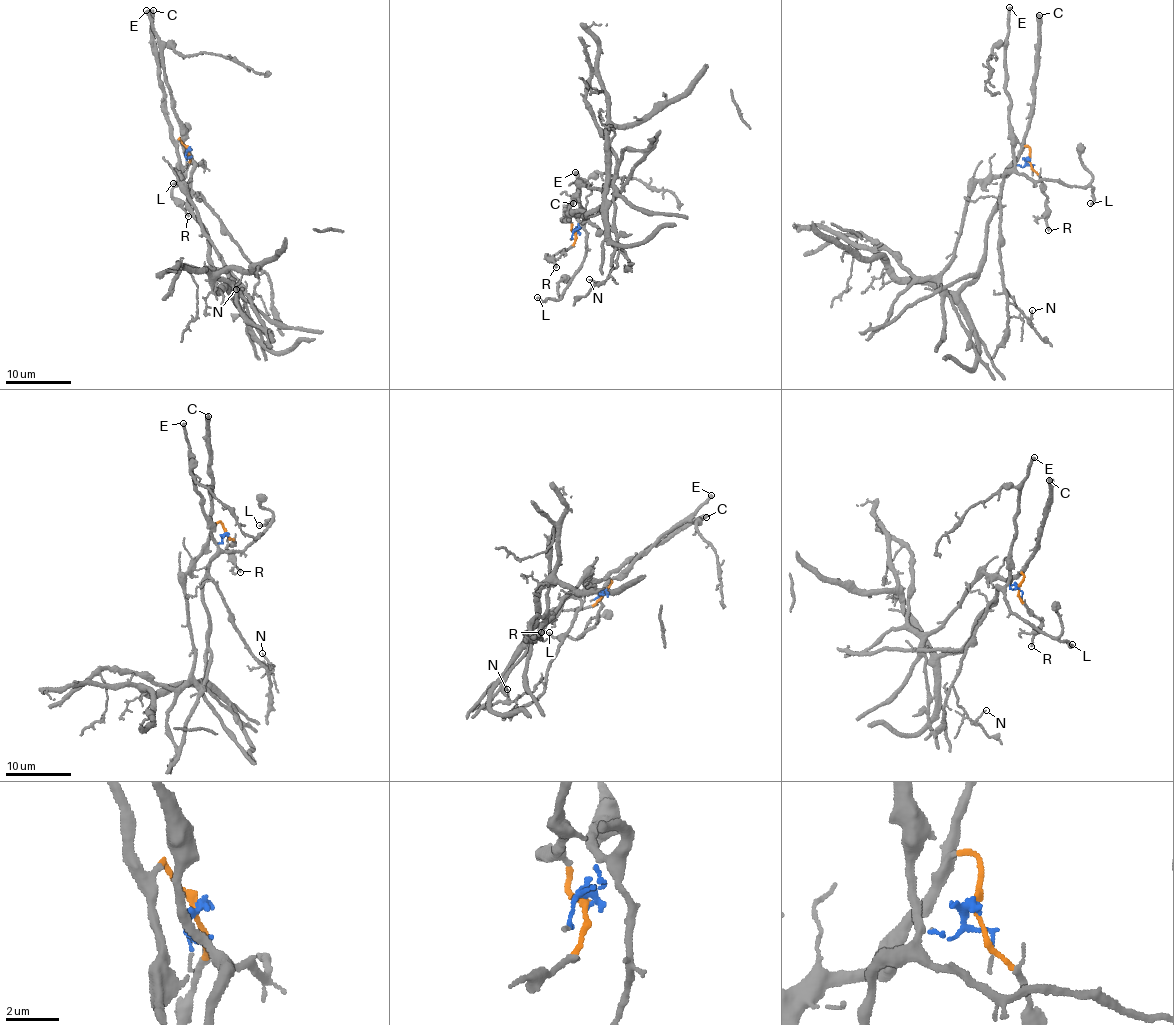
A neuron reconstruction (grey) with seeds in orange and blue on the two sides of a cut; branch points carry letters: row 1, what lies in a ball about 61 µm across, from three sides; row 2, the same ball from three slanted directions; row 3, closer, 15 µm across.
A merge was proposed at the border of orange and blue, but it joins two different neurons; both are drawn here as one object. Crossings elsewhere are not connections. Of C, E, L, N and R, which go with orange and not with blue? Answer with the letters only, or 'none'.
C, R

